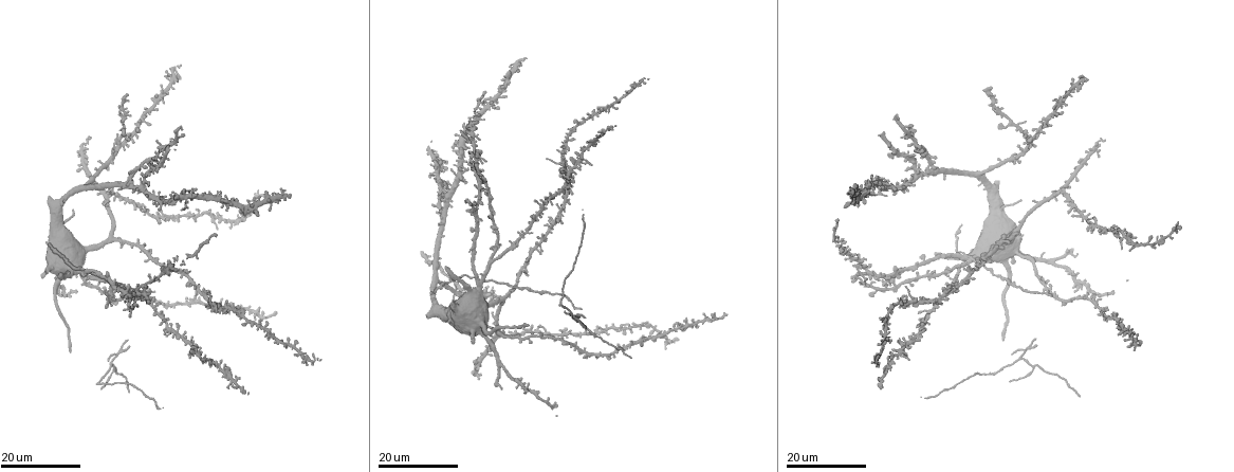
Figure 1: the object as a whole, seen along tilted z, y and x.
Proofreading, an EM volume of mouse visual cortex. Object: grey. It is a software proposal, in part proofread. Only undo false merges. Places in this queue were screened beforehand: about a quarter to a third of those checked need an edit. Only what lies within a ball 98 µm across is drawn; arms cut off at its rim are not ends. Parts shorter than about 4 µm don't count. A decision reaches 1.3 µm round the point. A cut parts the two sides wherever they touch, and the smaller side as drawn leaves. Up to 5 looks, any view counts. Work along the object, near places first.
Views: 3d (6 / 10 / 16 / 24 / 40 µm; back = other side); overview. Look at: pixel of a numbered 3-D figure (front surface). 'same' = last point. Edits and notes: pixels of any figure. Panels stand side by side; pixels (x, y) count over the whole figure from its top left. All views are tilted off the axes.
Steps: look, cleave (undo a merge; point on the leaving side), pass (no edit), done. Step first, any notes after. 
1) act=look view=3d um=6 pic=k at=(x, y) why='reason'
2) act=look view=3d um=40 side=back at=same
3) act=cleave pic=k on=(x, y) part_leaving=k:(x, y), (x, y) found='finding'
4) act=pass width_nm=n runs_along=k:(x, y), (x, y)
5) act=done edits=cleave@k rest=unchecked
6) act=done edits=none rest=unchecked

act=look view=3d um=24 pic=1 at=(117, 356)

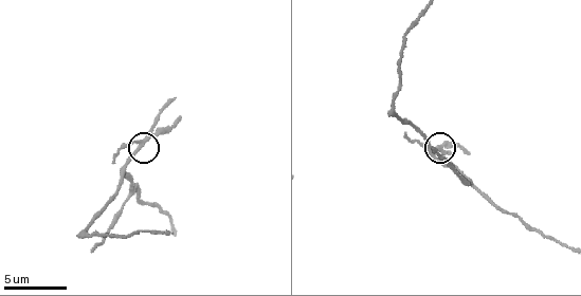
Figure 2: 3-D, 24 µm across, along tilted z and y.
act=look view=3d um=6 pic=2 at=(140, 145)

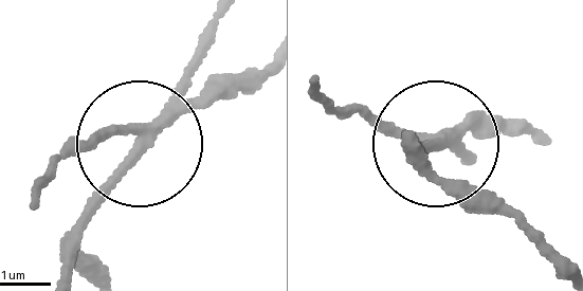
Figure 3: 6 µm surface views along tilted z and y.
act=cleave pic=3 on=(219, 77) arms=3 part_leaving=3:(158, 115), (64, 153), (46, 183) found='two neurons meet here'

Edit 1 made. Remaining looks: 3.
act=look view=3d um=16 pic=1 at=(1001, 210)

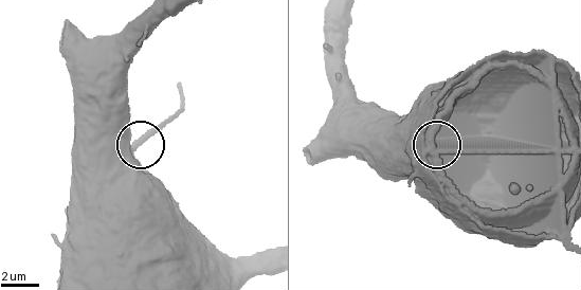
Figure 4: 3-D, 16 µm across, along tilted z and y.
act=look view=3d um=6 at=same

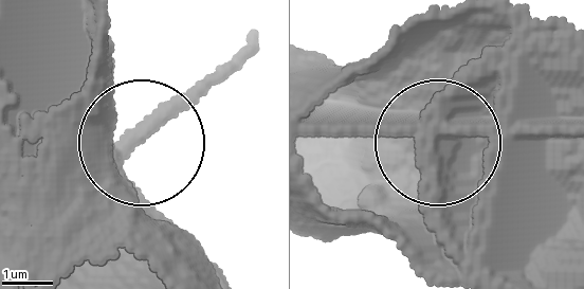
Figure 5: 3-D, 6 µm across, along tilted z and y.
act=pass side_arm_um=7 found='continuous, no second neuron'

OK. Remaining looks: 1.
act=done edits=cleave@3 rest=unchecked

